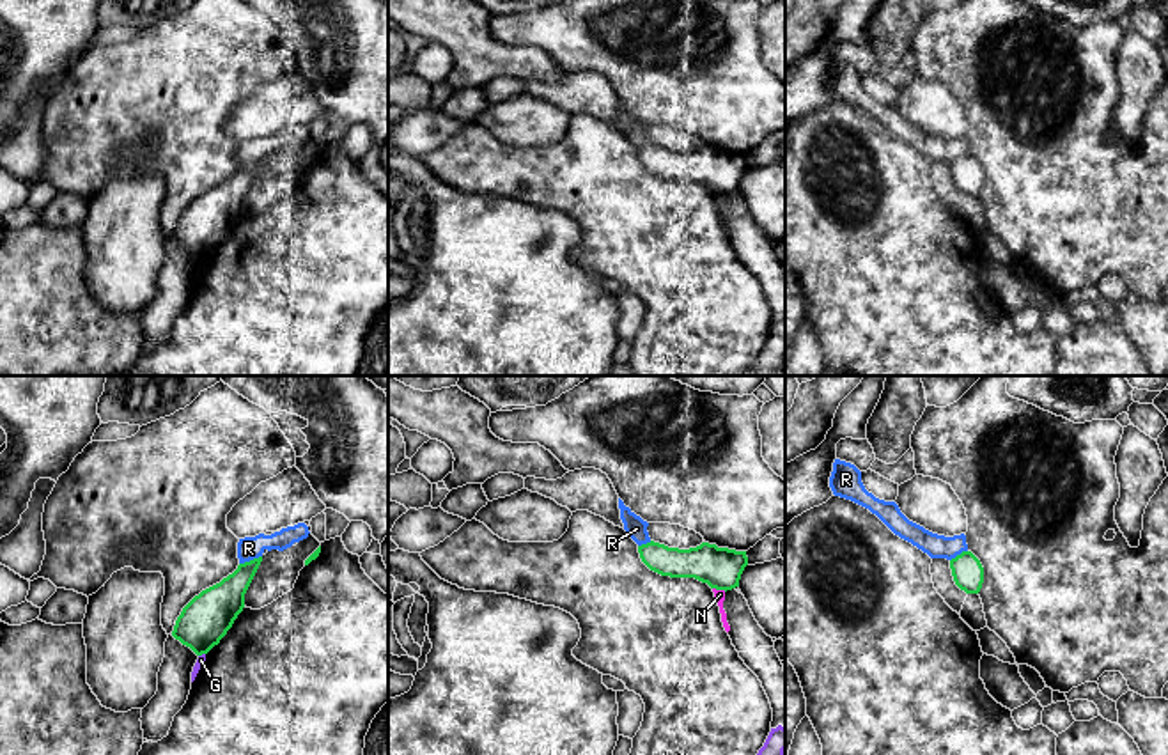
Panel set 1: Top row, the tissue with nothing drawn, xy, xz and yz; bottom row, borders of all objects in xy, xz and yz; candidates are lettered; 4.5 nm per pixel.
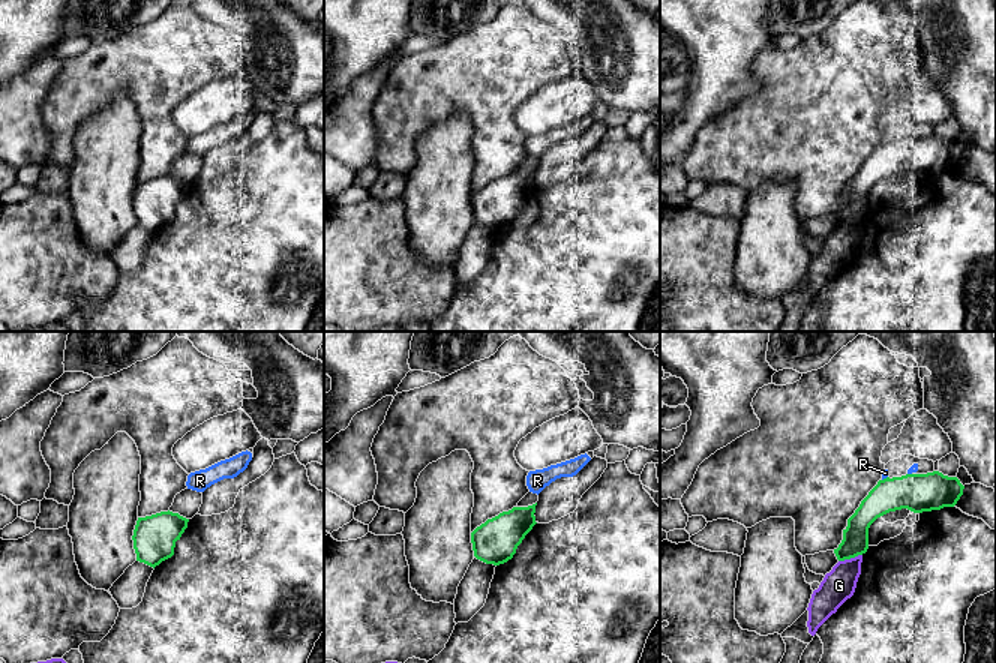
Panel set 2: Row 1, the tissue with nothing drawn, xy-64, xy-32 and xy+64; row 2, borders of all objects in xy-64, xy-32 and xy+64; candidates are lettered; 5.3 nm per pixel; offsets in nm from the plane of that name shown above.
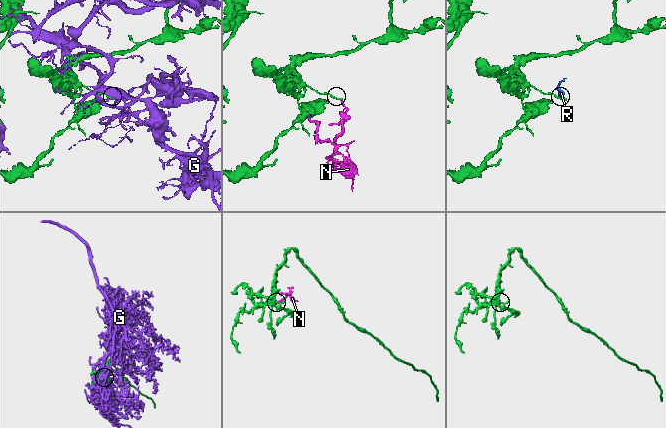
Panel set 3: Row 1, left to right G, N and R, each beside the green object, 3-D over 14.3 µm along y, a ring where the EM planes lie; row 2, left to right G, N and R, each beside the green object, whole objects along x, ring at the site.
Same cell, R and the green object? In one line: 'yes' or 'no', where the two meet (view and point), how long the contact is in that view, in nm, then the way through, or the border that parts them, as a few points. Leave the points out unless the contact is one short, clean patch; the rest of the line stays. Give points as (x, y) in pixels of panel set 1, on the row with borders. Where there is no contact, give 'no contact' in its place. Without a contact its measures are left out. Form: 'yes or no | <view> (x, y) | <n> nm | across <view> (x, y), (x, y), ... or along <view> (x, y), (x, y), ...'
no | xy (250, 560) | 110 nm

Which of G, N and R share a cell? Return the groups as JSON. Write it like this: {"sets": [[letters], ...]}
{"sets": [["G"], ["N", "R"]]}

